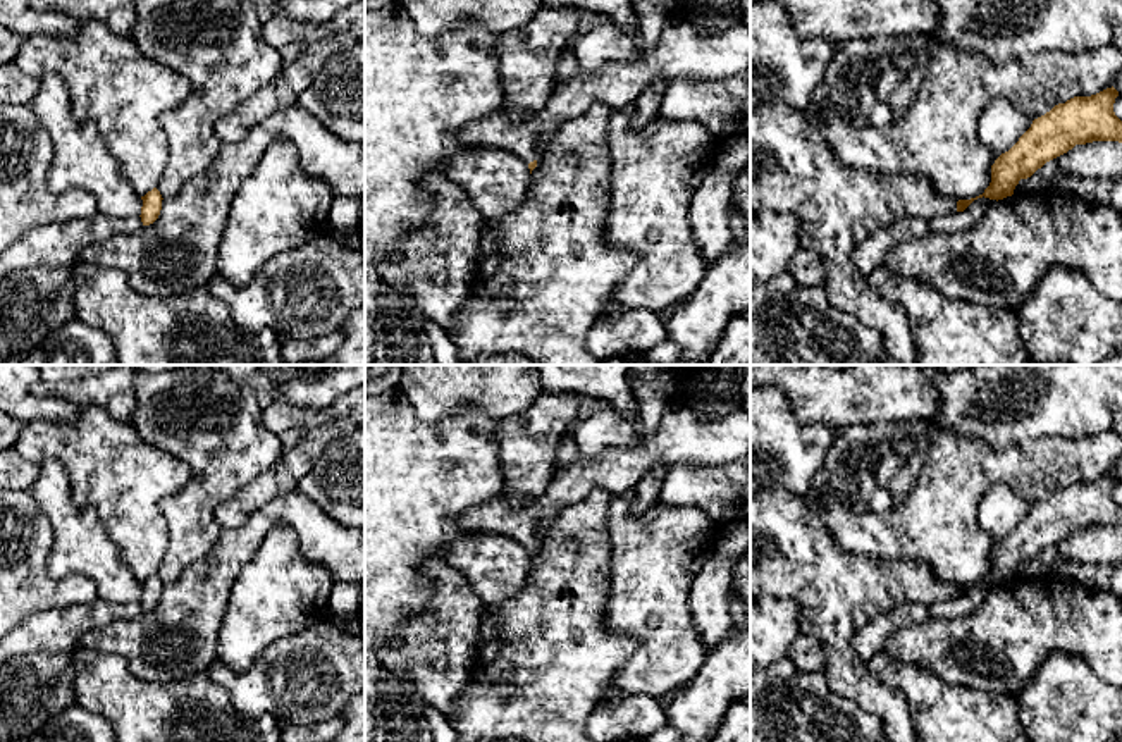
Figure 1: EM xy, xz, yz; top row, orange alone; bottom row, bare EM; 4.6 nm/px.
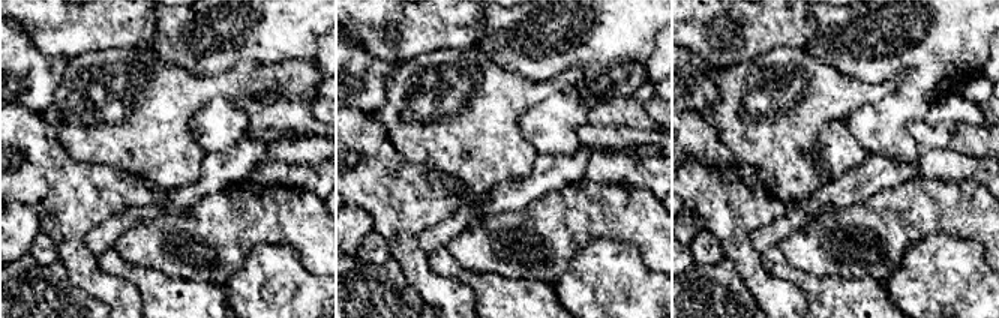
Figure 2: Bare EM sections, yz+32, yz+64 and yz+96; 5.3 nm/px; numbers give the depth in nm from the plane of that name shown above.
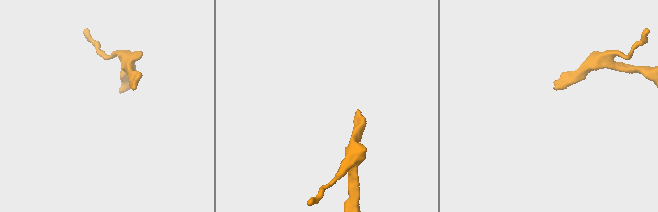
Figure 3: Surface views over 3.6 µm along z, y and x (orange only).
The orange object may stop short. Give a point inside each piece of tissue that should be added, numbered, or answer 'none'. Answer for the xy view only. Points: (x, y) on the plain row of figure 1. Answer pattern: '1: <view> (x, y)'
none

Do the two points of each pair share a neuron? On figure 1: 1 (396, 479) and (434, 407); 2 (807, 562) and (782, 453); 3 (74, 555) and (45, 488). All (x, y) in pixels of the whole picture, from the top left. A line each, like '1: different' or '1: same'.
1: different
2: different
3: same

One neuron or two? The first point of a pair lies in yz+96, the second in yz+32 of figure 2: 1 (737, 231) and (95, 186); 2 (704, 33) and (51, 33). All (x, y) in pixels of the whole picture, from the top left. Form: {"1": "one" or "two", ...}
{"1": "one", "2": "one"}

